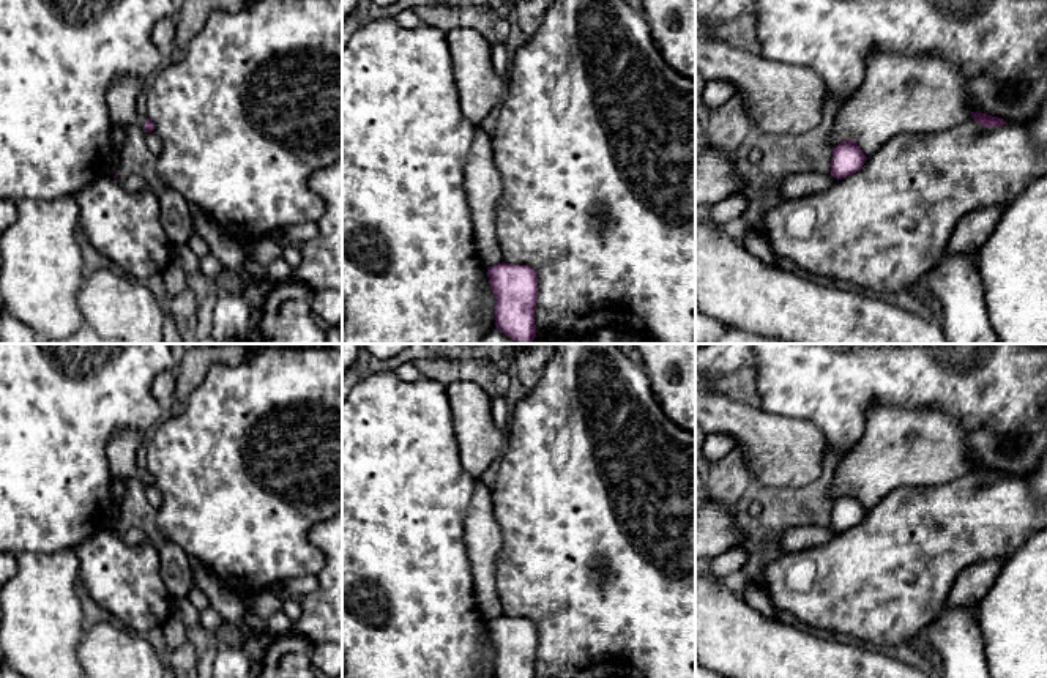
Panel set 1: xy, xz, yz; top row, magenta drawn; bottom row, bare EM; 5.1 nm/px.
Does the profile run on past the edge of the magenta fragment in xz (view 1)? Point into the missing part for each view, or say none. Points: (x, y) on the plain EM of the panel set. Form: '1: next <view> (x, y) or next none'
1: next none

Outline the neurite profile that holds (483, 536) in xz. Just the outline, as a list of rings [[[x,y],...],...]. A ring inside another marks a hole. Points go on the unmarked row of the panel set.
[[[484,479],[476,482],[468,505],[464,541],[478,610],[486,620],[495,620],[503,615],[495,576],[495,564],[503,547],[503,533],[494,514],[490,486]]]

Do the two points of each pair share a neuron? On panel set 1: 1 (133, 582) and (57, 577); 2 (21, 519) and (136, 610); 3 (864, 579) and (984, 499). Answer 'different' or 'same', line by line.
1: different
2: different
3: same

